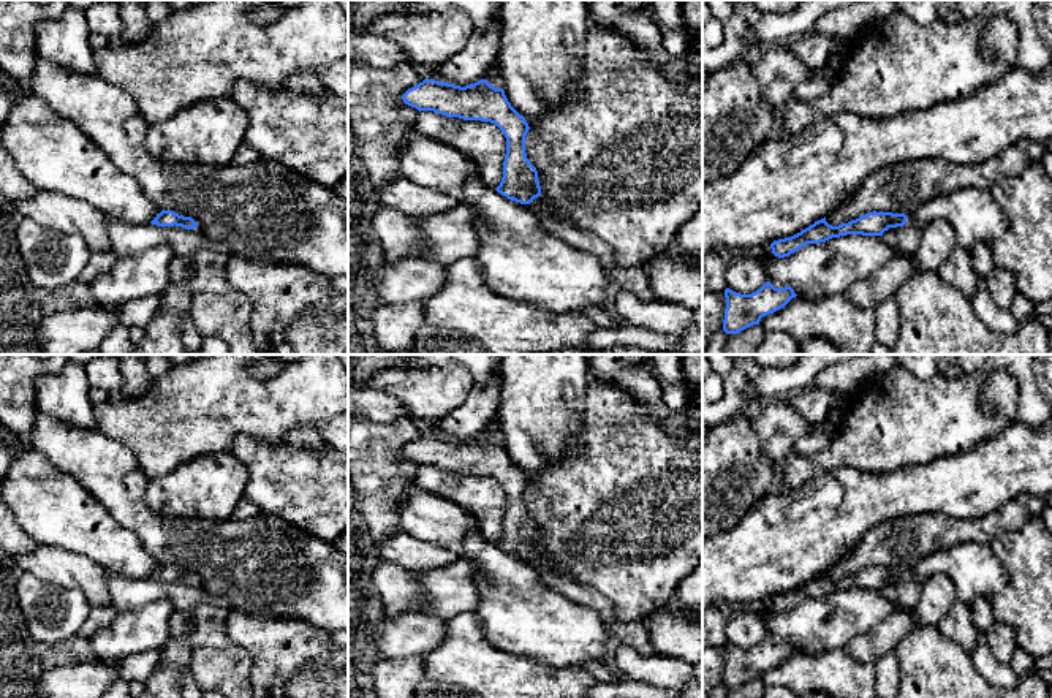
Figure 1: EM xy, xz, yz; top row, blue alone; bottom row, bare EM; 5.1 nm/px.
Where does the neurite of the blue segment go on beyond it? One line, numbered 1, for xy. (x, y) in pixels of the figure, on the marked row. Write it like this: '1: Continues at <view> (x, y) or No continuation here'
1: No continuation here

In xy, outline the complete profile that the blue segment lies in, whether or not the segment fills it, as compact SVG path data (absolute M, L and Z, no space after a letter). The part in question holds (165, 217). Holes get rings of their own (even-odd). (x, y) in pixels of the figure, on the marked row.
M161 211L152 222L158 226L182 226L185 230L198 228L198 223L191 217L179 215L172 211Z

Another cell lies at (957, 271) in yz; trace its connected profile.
M959 244L941 263L937 275L968 299L971 299L978 290L979 275L974 272L973 256Z

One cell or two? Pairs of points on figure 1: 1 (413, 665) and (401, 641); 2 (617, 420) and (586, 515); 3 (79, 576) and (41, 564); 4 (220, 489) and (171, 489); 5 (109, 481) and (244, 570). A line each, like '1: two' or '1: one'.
1: two
2: one
3: one
4: one
5: one

